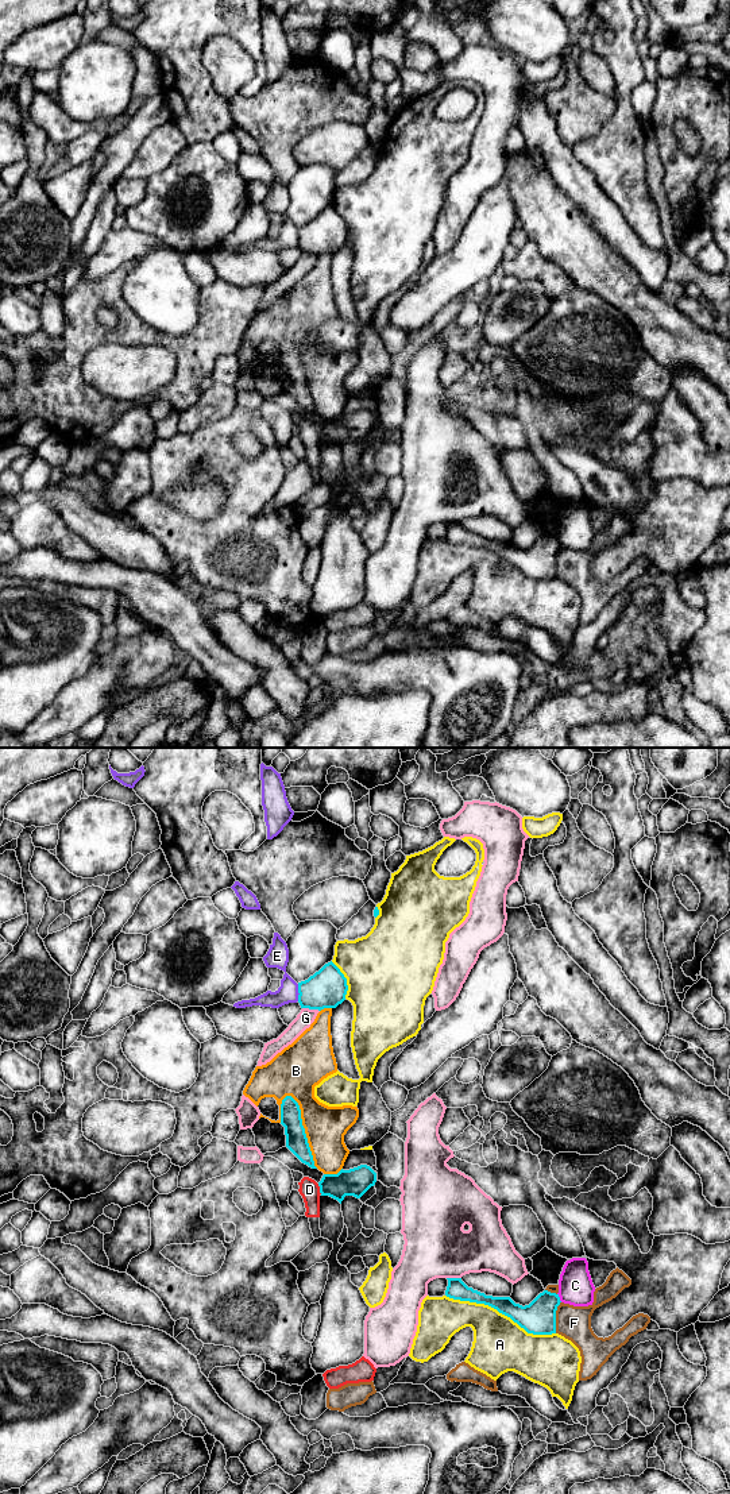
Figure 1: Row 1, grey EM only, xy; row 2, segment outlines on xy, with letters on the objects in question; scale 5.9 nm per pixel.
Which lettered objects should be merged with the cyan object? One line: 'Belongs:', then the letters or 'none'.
Belongs: none

